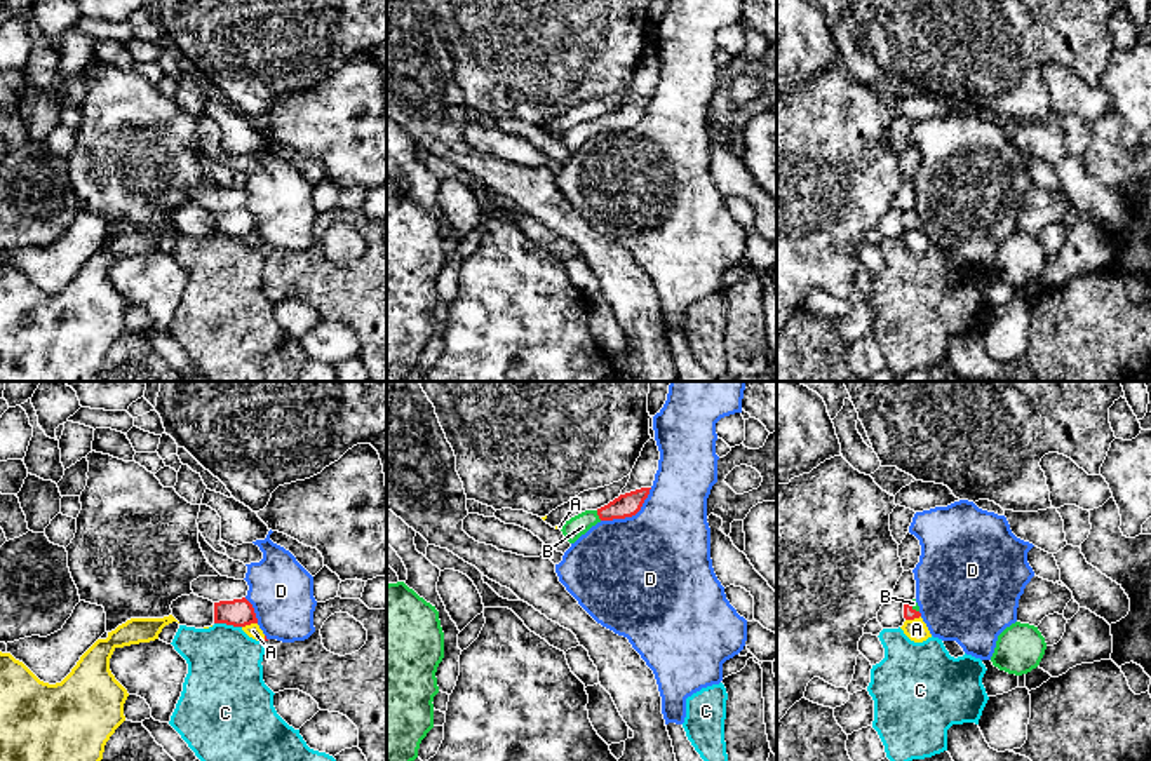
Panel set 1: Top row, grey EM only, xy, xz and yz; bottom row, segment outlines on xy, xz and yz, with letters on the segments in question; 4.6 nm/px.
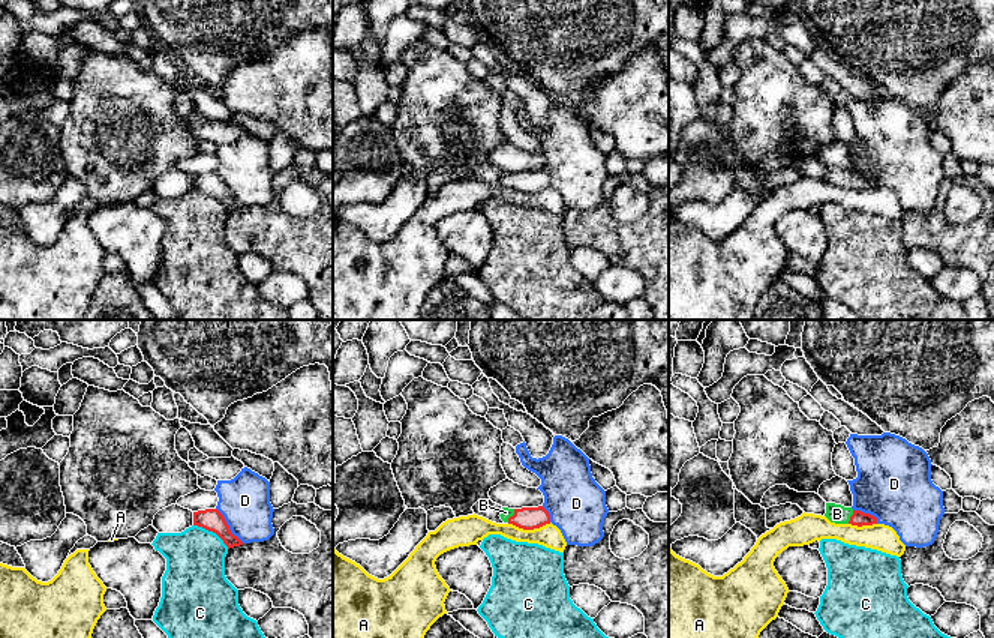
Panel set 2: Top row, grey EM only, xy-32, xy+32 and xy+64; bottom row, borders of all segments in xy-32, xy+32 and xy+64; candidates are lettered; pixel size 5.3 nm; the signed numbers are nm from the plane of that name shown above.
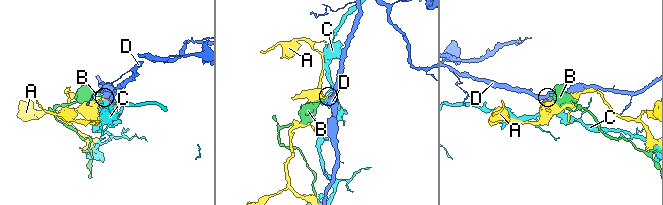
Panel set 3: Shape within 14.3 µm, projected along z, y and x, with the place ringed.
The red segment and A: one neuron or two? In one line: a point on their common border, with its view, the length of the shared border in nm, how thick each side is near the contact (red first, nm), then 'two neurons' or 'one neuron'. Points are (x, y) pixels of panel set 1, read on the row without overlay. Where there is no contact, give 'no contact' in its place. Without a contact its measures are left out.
xy (249, 234) | 80 nm | 130/70 nm | two neurons

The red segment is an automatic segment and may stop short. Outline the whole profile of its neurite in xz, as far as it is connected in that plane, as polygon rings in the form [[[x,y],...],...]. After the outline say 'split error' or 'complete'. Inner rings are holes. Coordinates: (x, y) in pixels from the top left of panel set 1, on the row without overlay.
[[[641,98],[625,104],[620,104],[608,115],[597,120],[585,120],[562,134],[562,145],[569,153],[575,153],[582,145],[585,145],[592,136],[601,131],[625,129],[636,125],[644,110],[648,108],[651,98]]] | split error

